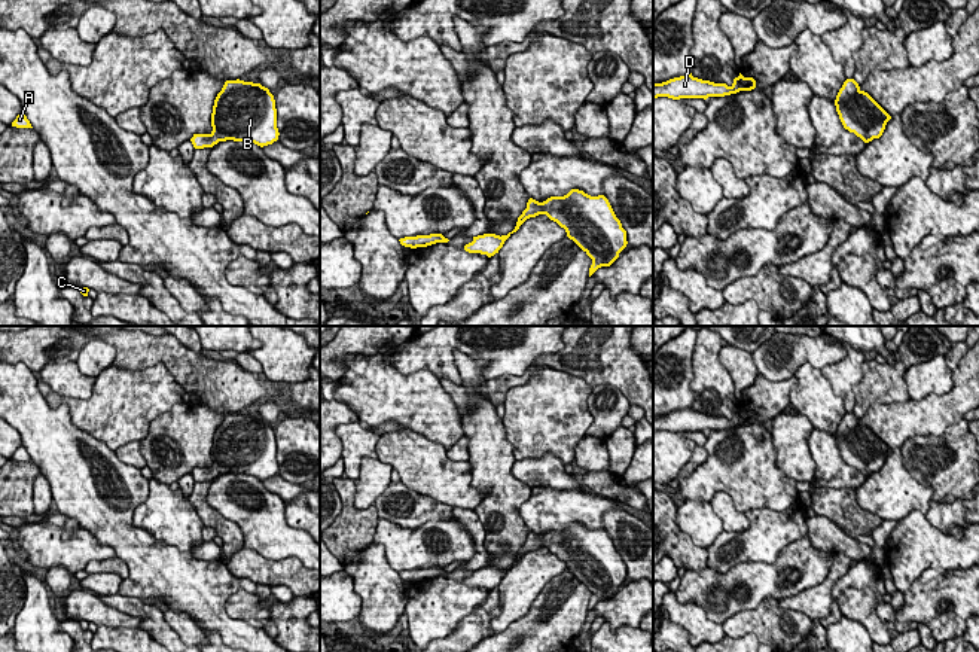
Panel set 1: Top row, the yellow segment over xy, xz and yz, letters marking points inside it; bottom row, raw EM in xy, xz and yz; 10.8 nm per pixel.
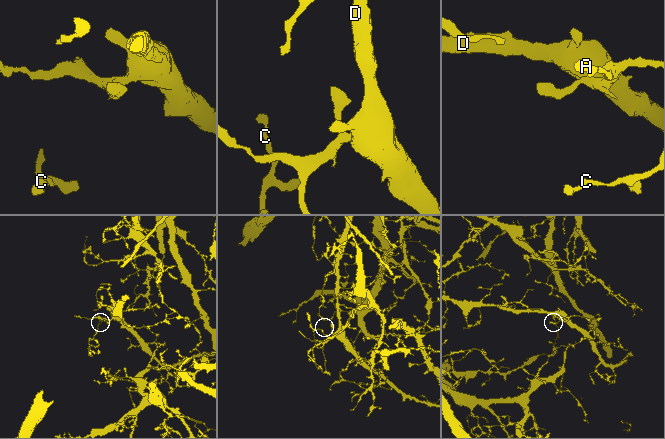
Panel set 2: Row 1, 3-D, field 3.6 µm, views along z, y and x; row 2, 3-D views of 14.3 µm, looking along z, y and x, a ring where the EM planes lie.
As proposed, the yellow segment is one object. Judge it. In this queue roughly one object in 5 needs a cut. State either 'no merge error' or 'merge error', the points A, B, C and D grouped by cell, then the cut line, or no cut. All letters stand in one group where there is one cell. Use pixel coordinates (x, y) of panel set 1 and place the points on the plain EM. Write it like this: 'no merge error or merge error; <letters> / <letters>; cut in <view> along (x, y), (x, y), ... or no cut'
no merge error; A B C D; no cut

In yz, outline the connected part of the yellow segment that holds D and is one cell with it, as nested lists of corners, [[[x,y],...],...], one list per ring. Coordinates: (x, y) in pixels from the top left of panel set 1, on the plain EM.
[[[692,406],[680,411],[670,412],[662,417],[653,417],[653,432],[668,430],[673,433],[680,432],[704,432],[708,430],[725,430],[736,427],[739,424],[751,424],[756,421],[753,411],[744,411],[741,406],[734,412],[734,417],[714,417],[693,411]]]

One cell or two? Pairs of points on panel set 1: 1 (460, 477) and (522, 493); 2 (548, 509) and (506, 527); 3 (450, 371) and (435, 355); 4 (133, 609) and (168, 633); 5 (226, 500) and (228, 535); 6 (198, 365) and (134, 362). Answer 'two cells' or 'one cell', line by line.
1: two cells
2: two cells
3: one cell
4: one cell
5: two cells
6: one cell

